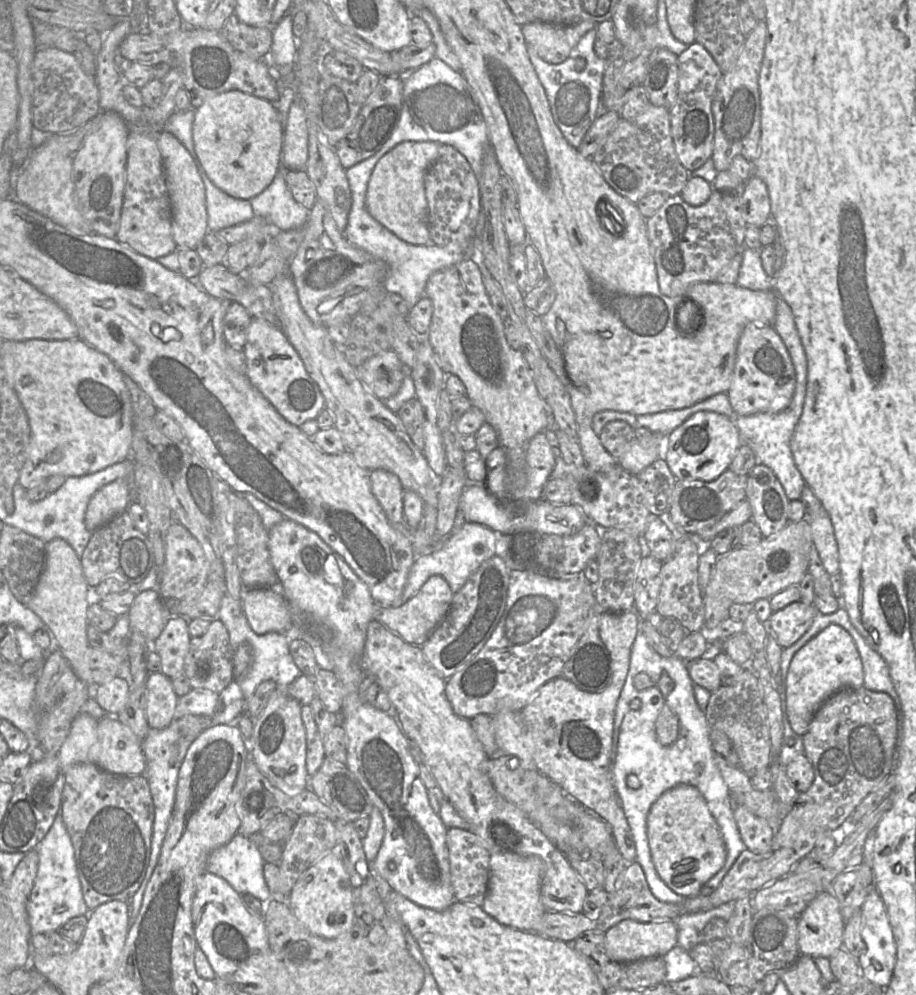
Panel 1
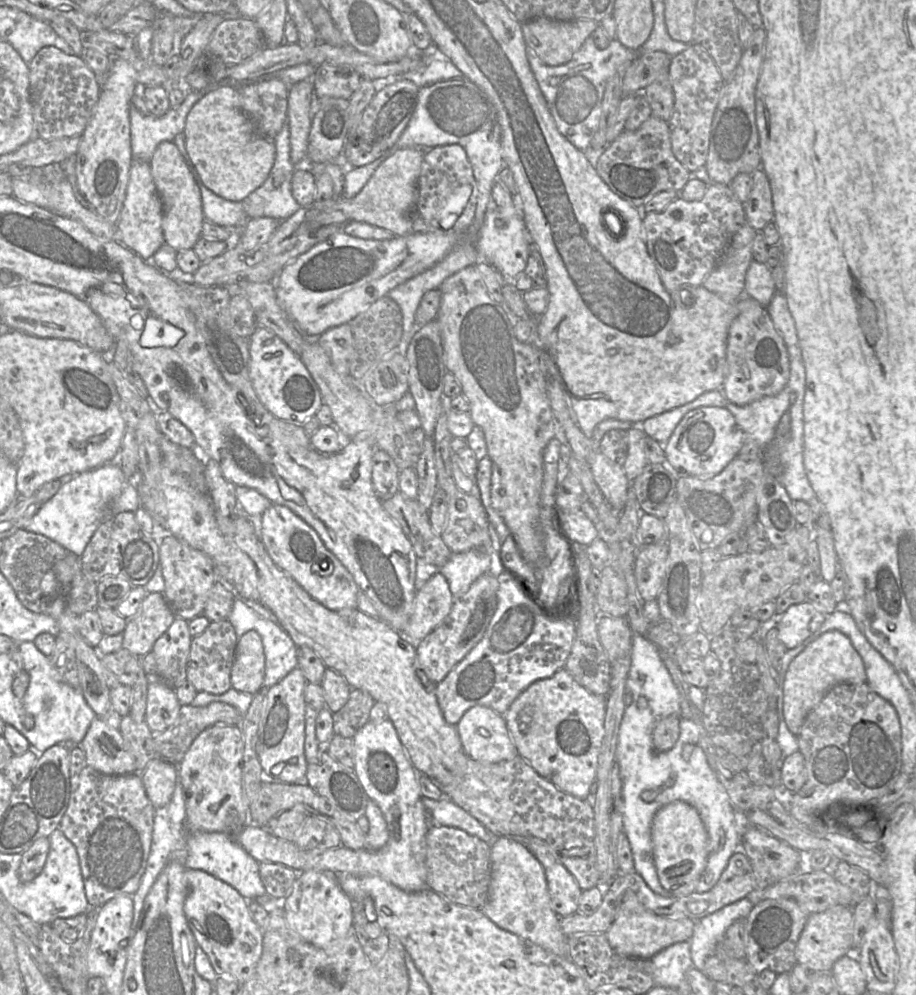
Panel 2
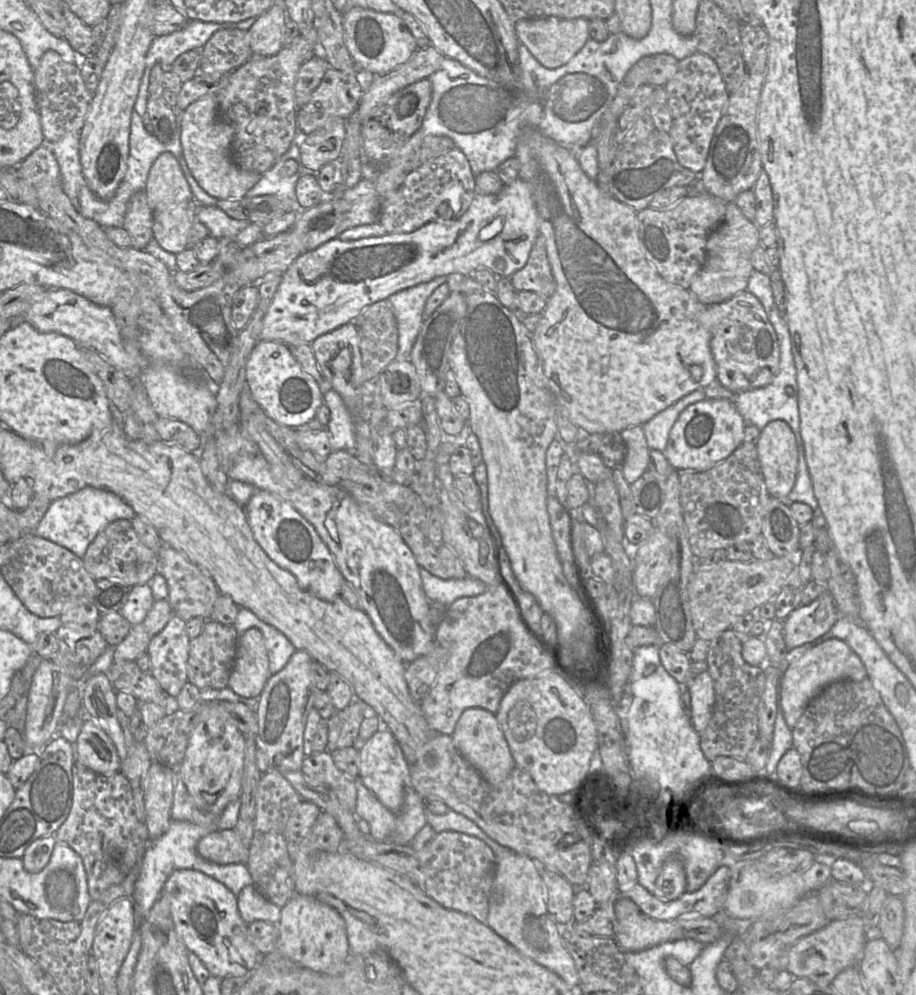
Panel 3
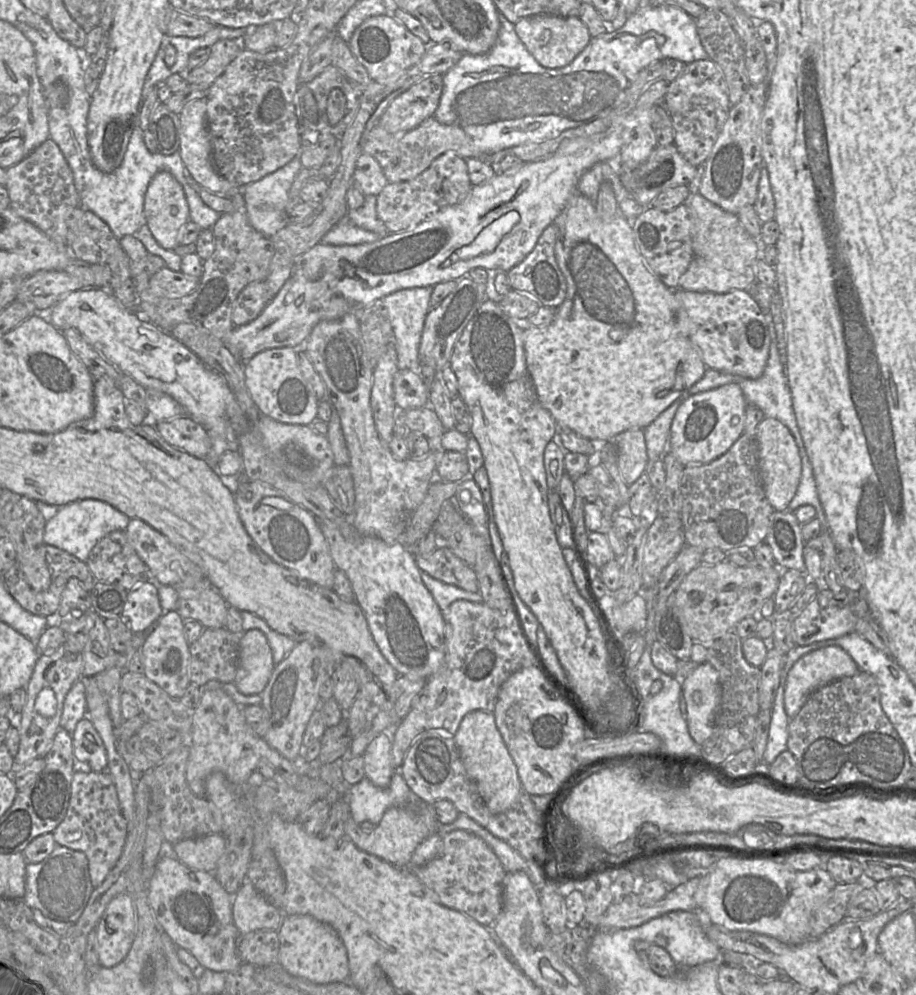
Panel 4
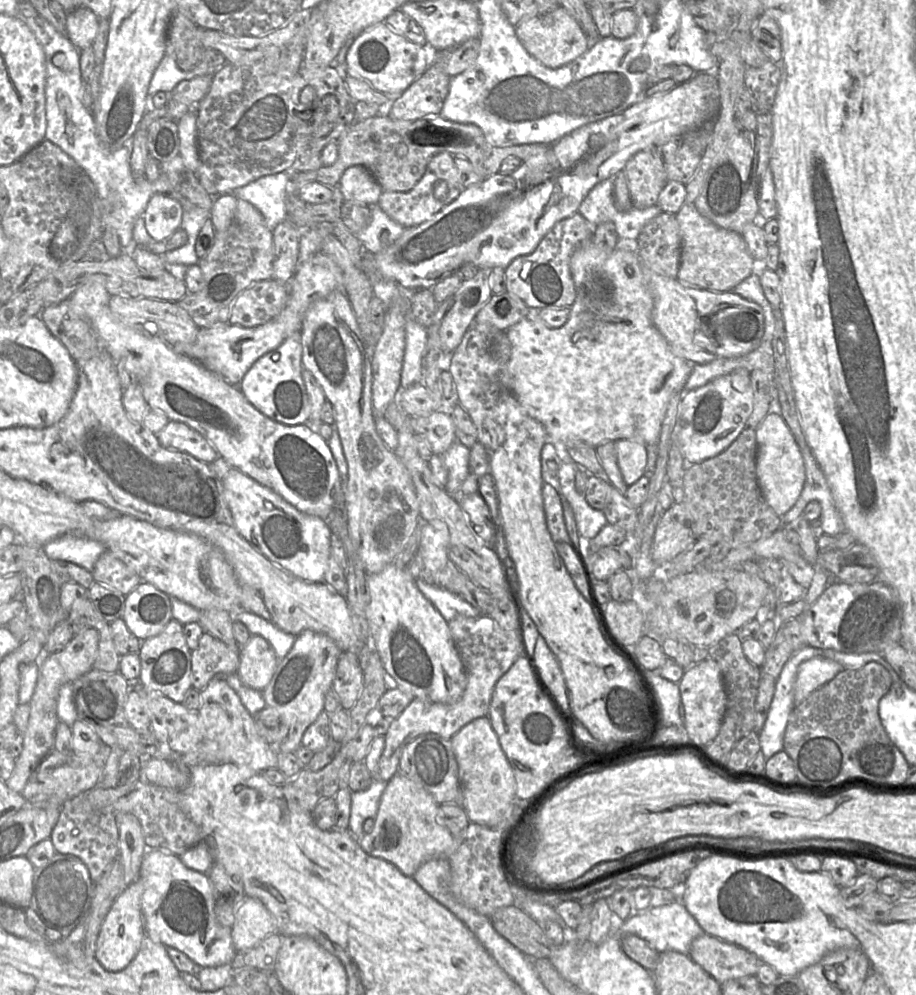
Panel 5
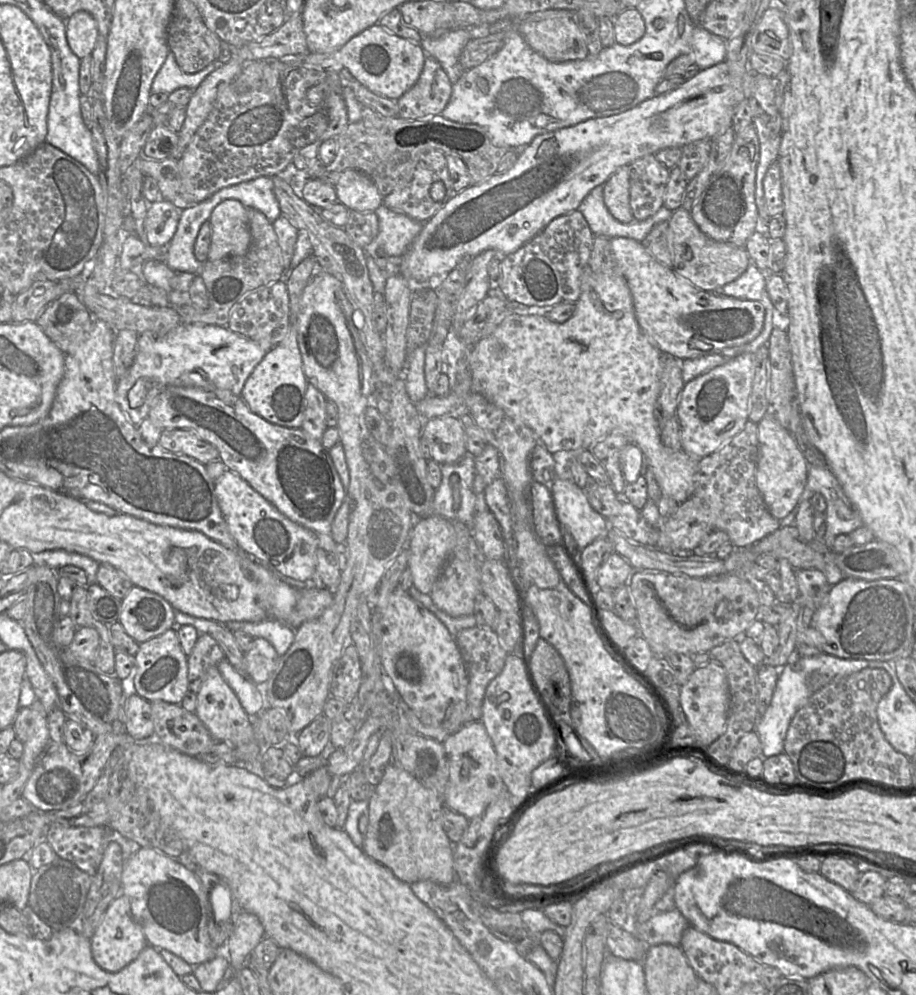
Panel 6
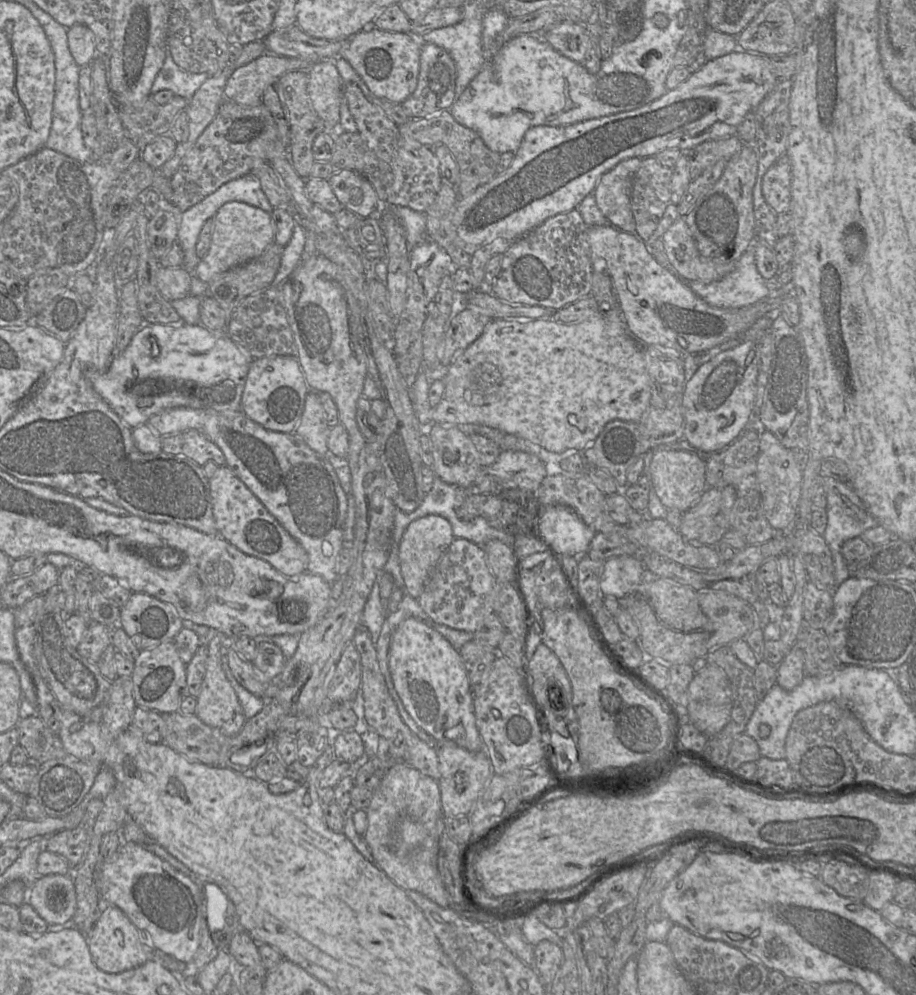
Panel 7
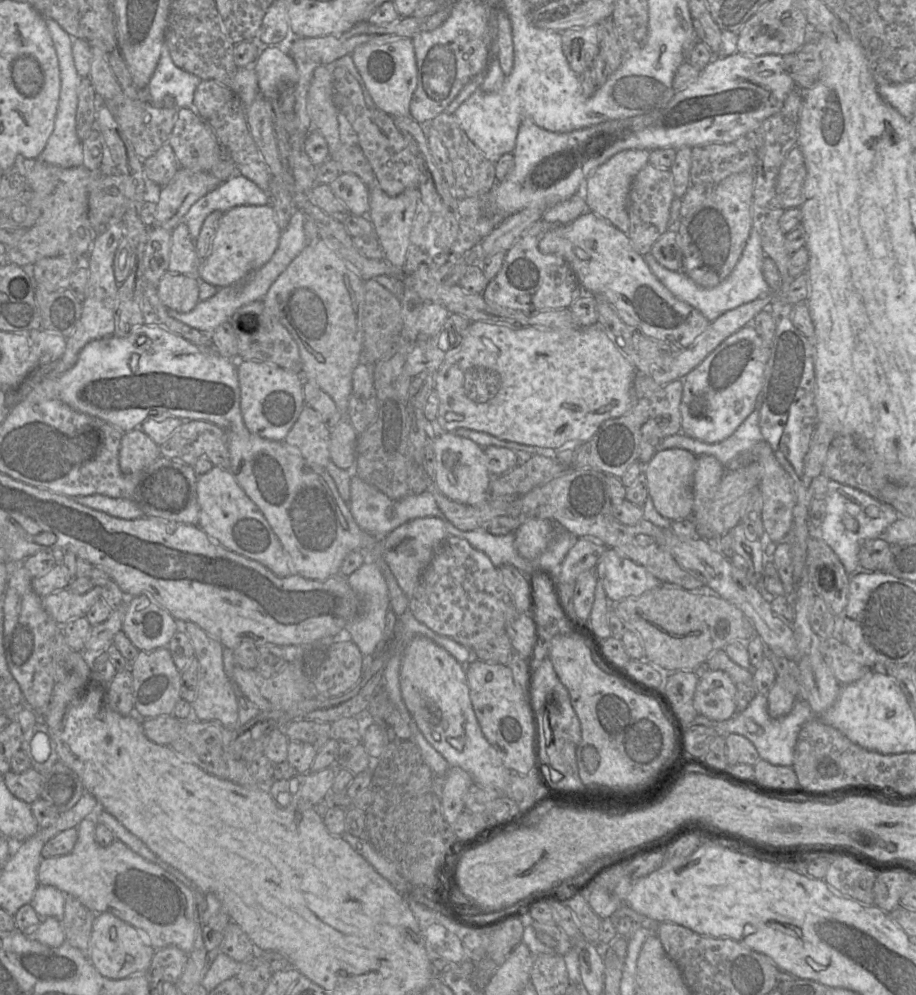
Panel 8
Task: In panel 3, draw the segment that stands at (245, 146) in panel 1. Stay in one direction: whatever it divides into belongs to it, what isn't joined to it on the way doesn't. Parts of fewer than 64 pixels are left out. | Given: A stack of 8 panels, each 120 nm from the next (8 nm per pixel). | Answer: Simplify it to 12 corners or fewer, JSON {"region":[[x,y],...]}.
{"region":[[218,95],[184,111],[183,156],[217,199],[241,199],[261,174],[231,157]]}

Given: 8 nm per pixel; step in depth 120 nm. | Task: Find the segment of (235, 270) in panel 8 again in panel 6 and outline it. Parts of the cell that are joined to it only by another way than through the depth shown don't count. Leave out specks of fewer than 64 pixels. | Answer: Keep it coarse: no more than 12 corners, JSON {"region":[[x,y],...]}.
{"region":[[219,203],[210,216],[207,260],[244,255],[248,209]]}

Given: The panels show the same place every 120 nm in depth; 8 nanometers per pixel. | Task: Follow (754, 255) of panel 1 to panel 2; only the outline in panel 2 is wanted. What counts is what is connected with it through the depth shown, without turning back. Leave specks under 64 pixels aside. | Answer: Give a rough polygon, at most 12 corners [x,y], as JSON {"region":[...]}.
{"region":[[752,259],[745,294],[767,307],[776,292],[771,272]]}

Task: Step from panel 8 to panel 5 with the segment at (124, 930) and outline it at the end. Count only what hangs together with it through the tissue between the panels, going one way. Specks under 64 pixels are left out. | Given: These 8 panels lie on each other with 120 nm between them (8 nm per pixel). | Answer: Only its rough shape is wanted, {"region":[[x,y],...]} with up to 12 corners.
{"region":[[140,878],[117,897],[96,942],[95,958],[123,970],[145,936]]}

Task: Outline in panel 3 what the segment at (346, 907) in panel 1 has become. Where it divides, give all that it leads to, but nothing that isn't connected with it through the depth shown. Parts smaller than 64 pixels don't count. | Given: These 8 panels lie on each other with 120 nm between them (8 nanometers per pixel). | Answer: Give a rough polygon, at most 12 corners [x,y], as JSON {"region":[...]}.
{"region":[[295,893],[281,908],[277,949],[337,975],[349,954],[332,907]]}

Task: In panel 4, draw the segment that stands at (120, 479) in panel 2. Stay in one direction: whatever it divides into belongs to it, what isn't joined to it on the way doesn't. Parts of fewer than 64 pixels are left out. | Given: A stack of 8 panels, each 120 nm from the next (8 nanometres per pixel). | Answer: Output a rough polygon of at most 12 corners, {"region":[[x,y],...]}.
{"region":[[100,500],[56,508],[44,544],[86,562],[128,516]]}

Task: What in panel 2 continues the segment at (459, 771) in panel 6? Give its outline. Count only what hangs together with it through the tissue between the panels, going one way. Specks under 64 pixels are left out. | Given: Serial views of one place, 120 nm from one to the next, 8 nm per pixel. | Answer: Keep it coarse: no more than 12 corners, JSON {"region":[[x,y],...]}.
{"region":[[471,707],[455,727],[464,753],[490,764],[518,755],[503,715]]}

